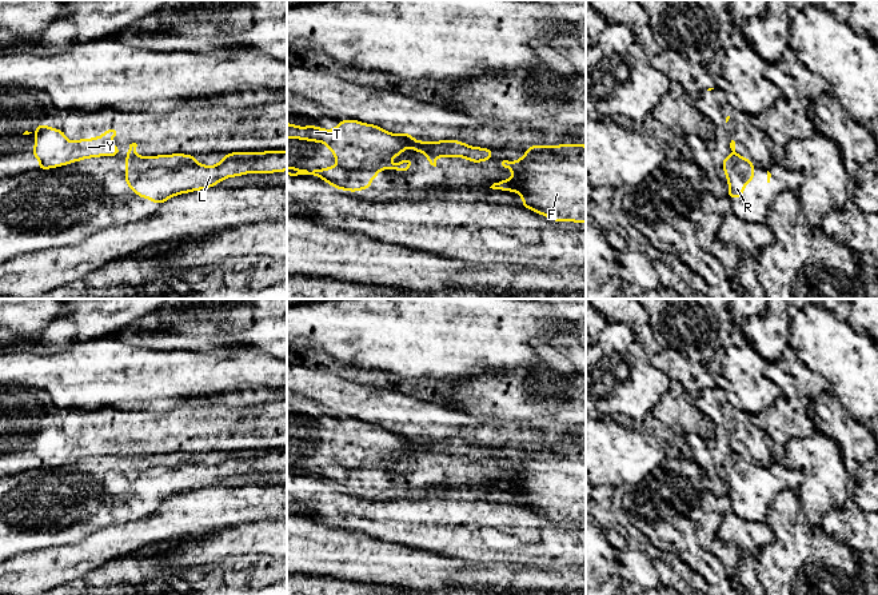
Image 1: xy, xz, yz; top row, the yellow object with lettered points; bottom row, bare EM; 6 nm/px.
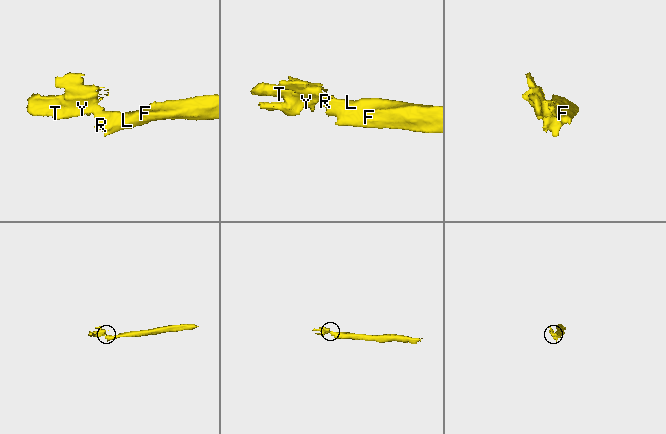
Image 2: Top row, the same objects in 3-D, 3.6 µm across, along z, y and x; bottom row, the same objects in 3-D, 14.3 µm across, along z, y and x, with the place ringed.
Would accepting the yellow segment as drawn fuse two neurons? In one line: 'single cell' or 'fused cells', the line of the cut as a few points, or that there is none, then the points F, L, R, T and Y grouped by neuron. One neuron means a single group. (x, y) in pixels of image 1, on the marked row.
fused cells; cut in xz along (418, 143), (423, 151), (438, 156); F L R / T Y

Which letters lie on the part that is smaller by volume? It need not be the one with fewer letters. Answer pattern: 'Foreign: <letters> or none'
Foreign: T, Y

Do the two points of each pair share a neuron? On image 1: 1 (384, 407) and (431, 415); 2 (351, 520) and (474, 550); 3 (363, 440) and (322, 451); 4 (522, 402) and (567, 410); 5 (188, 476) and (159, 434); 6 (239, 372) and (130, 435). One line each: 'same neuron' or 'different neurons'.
1: same neuron
2: same neuron
3: same neuron
4: same neuron
5: different neurons
6: different neurons

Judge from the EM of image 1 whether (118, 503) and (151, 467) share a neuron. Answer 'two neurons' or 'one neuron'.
one neuron

